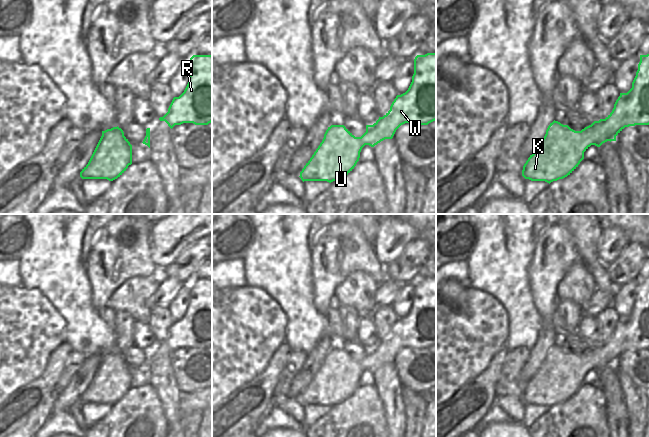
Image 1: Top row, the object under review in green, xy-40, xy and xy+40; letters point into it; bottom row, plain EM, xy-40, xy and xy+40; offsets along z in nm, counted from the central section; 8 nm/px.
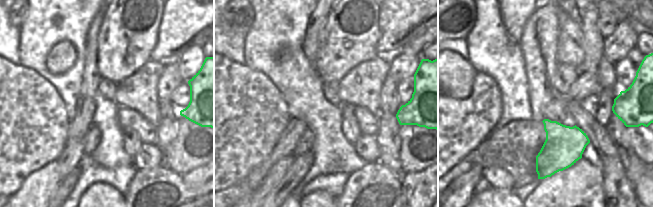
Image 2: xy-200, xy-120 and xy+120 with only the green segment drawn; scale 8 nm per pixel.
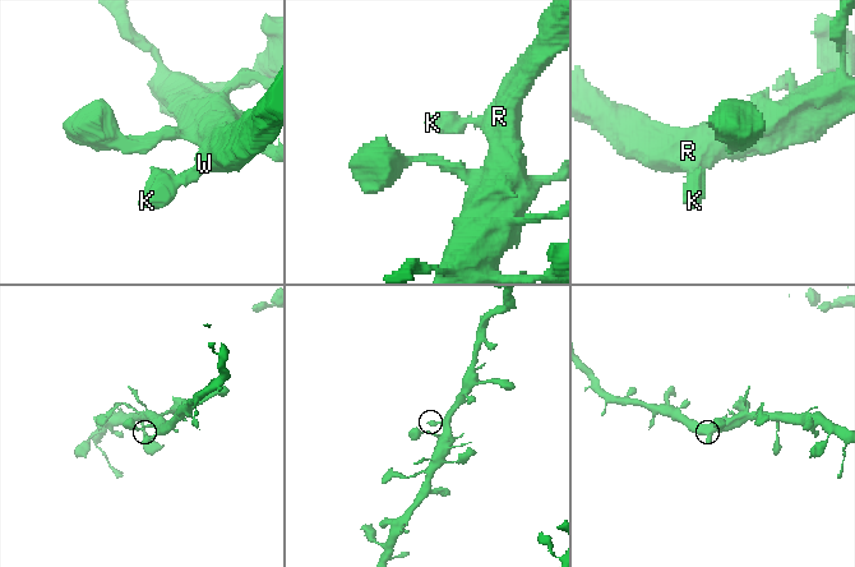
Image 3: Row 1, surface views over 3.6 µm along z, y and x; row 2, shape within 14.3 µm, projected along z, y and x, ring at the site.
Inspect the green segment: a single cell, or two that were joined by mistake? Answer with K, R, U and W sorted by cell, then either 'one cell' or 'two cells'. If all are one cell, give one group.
K R U W | one cell

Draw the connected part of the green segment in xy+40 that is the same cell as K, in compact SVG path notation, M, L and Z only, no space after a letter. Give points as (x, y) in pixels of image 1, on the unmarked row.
M649 278L640 279L640 286L632 312L627 317L620 317L612 336L581 355L575 355L558 345L550 347L546 358L536 374L523 390L522 400L531 405L551 407L570 399L584 383L584 376L591 370L600 371L607 365L616 365L616 360L625 352L635 349L649 349Z

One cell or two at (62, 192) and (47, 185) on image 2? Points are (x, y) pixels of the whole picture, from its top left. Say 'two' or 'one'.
two

